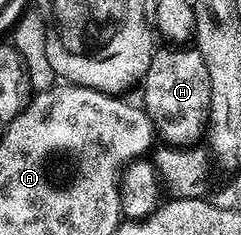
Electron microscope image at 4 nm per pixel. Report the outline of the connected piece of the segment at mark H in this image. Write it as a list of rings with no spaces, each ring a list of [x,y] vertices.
[[[194,46],[188,48],[156,47],[143,88],[145,111],[152,124],[161,133],[168,145],[191,146],[199,135],[204,135],[211,111],[211,83],[205,58]]]

